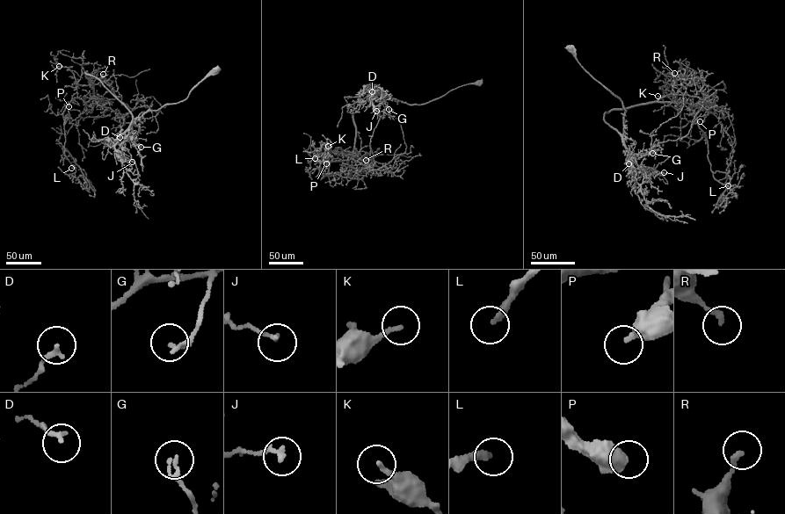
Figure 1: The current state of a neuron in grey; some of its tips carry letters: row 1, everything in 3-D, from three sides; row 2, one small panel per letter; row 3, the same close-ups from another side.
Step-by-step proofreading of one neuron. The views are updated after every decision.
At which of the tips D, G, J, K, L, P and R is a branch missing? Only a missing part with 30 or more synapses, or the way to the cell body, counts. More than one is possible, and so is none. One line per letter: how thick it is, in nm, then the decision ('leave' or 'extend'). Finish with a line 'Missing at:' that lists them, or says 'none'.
D: calibre 180 nm; leave
G: calibre 80 nm; leave
J: calibre 170 nm; leave
K: calibre 180 nm; leave
L: calibre 260 nm; extend
P: calibre 320 nm; leave
R: calibre 190 nm; leave
Missing at: L

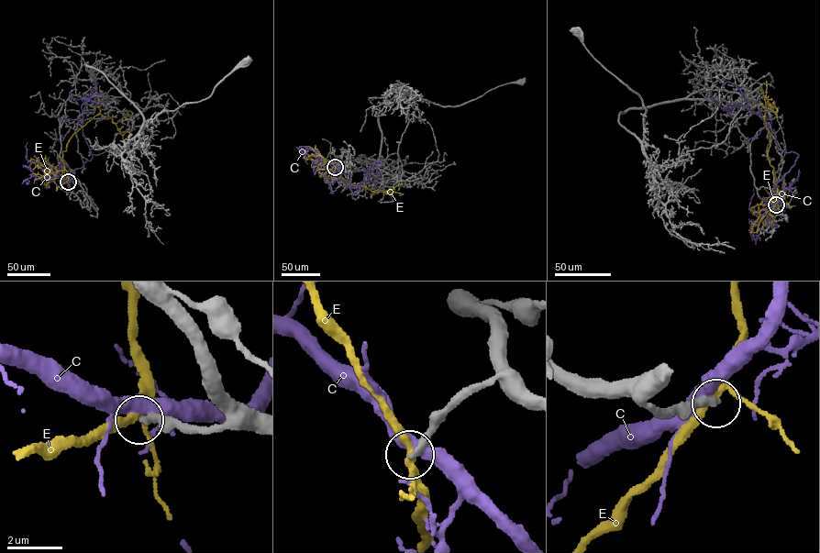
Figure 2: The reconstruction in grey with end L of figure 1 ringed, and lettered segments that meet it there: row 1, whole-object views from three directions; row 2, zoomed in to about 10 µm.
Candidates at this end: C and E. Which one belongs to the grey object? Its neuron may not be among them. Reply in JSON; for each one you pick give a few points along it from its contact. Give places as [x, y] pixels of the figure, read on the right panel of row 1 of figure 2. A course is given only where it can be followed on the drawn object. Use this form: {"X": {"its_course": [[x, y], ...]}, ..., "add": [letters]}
{"add": []}

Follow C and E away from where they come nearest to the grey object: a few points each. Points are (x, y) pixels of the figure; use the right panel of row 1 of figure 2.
C: (776, 204), (779, 195), (770, 193), (798, 155), (779, 149), (770, 125), (747, 106), (721, 107), (712, 97)
E: (776, 204), (773, 168), (768, 157), (770, 137), (764, 118), (767, 101), (777, 108), (775, 113), (761, 104)

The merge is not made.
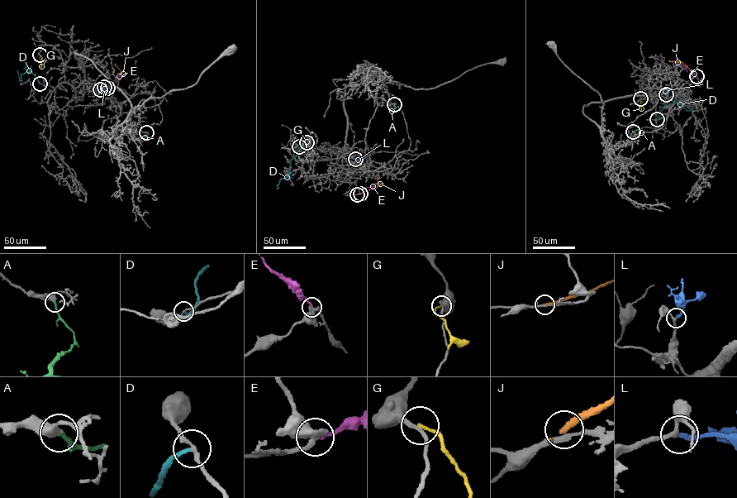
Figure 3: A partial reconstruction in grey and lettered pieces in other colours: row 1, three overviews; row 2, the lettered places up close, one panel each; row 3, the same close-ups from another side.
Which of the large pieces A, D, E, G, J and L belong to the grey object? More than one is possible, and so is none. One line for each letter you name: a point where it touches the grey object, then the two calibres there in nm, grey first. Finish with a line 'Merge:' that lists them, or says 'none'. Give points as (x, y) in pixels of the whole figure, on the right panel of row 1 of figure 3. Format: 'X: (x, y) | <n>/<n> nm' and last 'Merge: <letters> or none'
L: (666, 94) | 180/200 nm
Merge: L

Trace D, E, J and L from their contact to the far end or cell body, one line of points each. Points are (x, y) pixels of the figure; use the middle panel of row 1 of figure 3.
D: (299, 146), (290, 160), (289, 176), (281, 179), (277, 189)
E: (361, 193), (373, 187), (363, 189)
J: (357, 194), (380, 184), (374, 176)
L: (355, 159), (366, 158)

